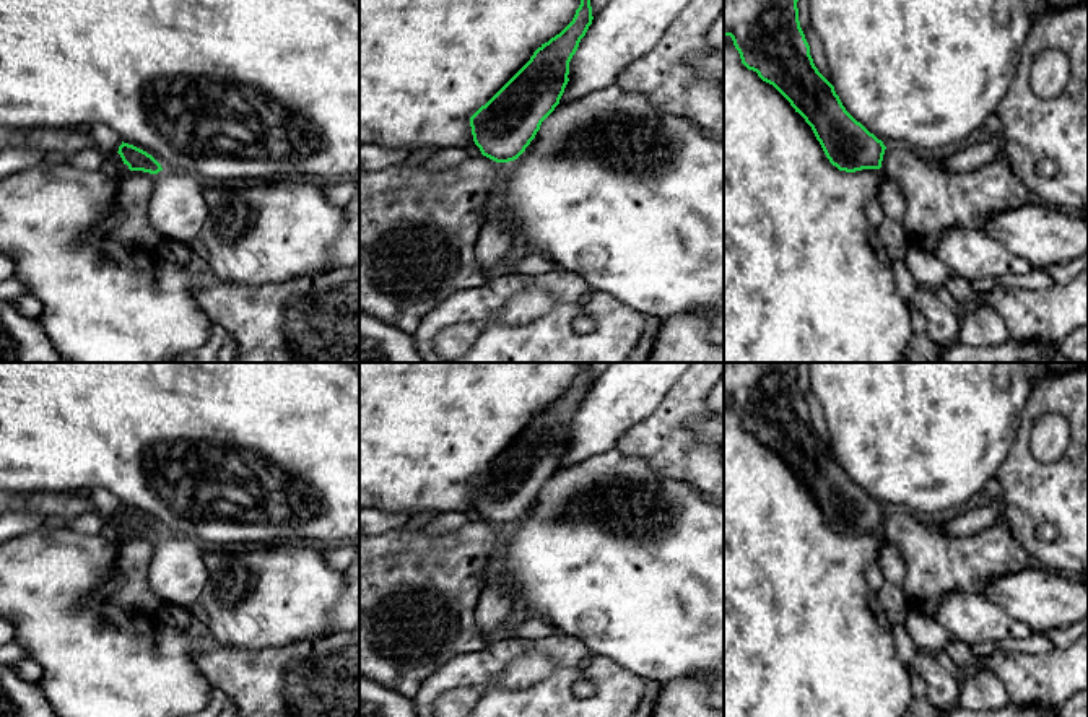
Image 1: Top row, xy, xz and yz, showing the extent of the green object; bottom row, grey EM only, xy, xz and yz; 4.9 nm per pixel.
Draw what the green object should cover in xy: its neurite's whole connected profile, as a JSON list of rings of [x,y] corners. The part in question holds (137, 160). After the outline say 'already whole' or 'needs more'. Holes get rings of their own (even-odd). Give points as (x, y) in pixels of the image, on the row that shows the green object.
[[[122,141],[117,153],[130,171],[143,171],[150,174],[158,174],[163,171],[161,164],[151,154],[133,145]]] | already whole

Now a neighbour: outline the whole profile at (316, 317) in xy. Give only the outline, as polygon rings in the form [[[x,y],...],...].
[[[359,260],[283,283],[194,288],[205,315],[236,340],[234,363],[359,363]]]

